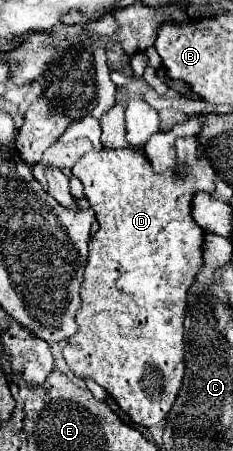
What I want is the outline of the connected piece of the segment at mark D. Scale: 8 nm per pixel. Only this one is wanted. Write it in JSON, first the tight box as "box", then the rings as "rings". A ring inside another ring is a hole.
{"box":[62,138,214,426],"rings":[[[178,138],[176,140],[176,154],[178,154],[178,162],[176,168],[166,170],[164,174],[154,174],[152,166],[148,162],[146,156],[140,156],[138,152],[134,152],[132,148],[120,148],[120,150],[110,150],[110,148],[102,148],[102,150],[90,150],[86,152],[74,166],[72,166],[72,174],[84,184],[84,194],[86,200],[90,202],[90,208],[96,212],[96,220],[100,224],[100,230],[96,232],[96,236],[90,240],[90,254],[88,254],[88,264],[86,264],[86,272],[84,272],[84,282],[82,282],[82,306],[76,314],[76,322],[78,322],[78,332],[68,340],[66,348],[62,350],[62,356],[66,360],[66,364],[70,366],[70,370],[80,376],[80,378],[92,378],[96,384],[100,384],[114,400],[116,404],[140,426],[156,426],[158,422],[162,422],[176,398],[176,392],[180,390],[182,384],[182,376],[184,376],[184,328],[182,328],[182,318],[184,318],[184,308],[186,308],[186,290],[188,286],[194,282],[194,276],[198,274],[198,270],[204,266],[204,230],[194,222],[194,218],[190,216],[190,206],[192,206],[192,198],[196,192],[204,190],[204,192],[212,192],[214,190],[214,168],[208,160],[198,160],[198,140],[196,138]],[[182,164],[188,166],[188,174],[178,174]]]}

